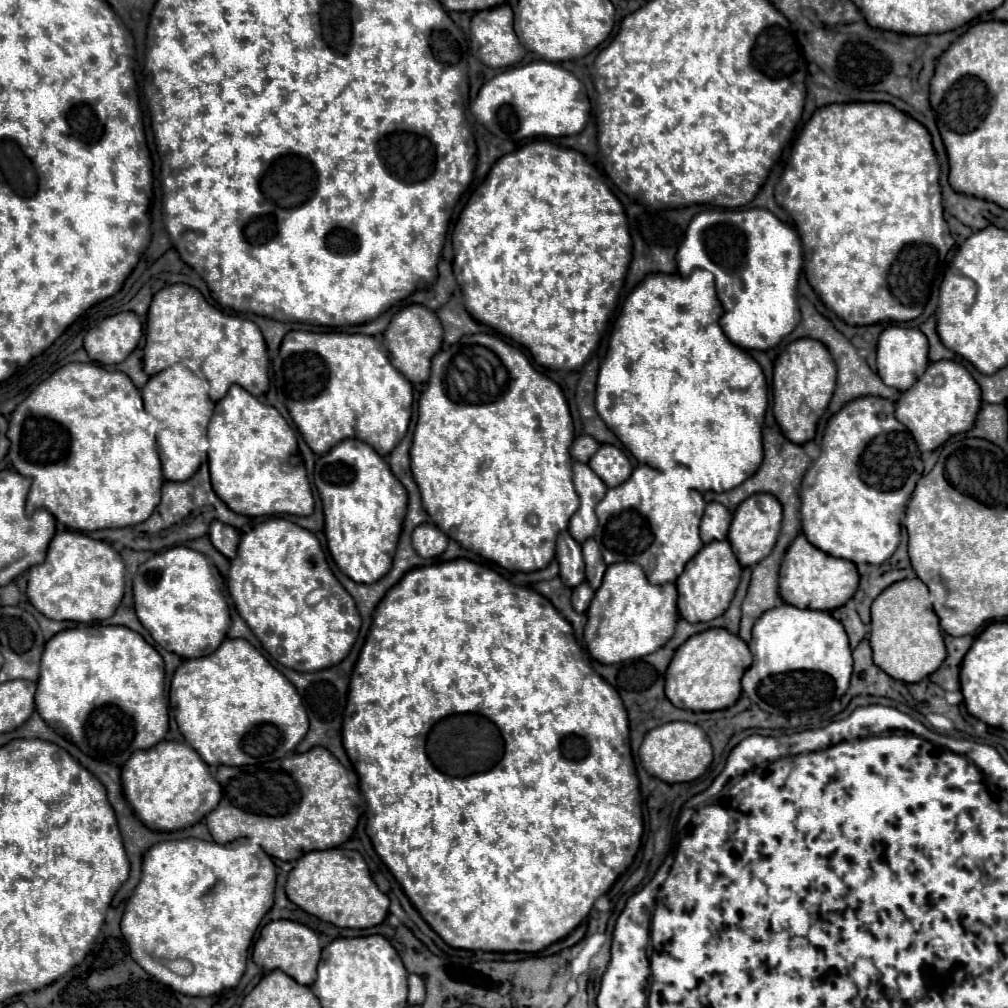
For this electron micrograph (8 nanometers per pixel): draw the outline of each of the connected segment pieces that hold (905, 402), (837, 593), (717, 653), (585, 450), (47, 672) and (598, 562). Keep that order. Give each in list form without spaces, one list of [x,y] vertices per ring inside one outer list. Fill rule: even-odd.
[[[940,360],[932,362],[916,384],[902,392],[896,402],[896,418],[912,432],[918,449],[926,452],[936,450],[954,434],[972,430],[980,404],[980,386],[970,372],[960,362]]]
[[[800,534],[790,548],[780,566],[780,596],[784,602],[796,608],[812,610],[834,610],[844,606],[858,588],[858,570],[850,560],[834,558],[812,546],[804,534]]]
[[[710,628],[688,638],[674,654],[666,672],[666,696],[676,708],[712,712],[730,708],[740,698],[740,678],[752,666],[746,642],[726,628]]]
[[[582,434],[582,436],[578,436],[578,438],[574,440],[574,444],[572,444],[572,458],[578,460],[578,462],[588,462],[590,456],[598,450],[598,446],[600,446],[600,444],[598,444],[592,436]]]
[[[90,624],[54,634],[44,648],[36,710],[60,736],[74,742],[86,756],[122,766],[136,750],[148,750],[168,732],[168,704],[164,698],[164,660],[138,632],[126,626]]]
[[[588,538],[588,540],[582,544],[582,550],[584,550],[584,562],[586,562],[586,580],[588,580],[588,584],[596,590],[596,588],[600,586],[600,582],[602,582],[606,564],[604,564],[604,560],[602,560],[600,548],[596,546],[596,540],[594,540],[594,538]]]

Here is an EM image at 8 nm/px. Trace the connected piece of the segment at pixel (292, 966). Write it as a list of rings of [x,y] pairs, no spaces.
[[[276,920],[276,922],[268,922],[260,930],[260,936],[252,950],[252,960],[266,972],[282,970],[288,976],[292,976],[298,984],[310,986],[316,980],[316,966],[320,962],[320,952],[322,952],[320,940],[314,934],[314,930],[310,930],[308,926],[304,926],[300,922]]]

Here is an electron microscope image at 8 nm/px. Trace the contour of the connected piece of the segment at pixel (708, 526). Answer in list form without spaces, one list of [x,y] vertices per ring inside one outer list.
[[[710,502],[700,522],[702,542],[708,544],[712,540],[726,540],[730,522],[732,522],[732,514],[720,502]]]

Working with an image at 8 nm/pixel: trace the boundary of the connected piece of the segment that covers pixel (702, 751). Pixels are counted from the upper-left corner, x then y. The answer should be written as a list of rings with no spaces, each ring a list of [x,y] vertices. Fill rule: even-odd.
[[[668,722],[644,736],[644,742],[638,752],[640,764],[650,776],[656,776],[668,784],[692,782],[700,778],[712,762],[712,746],[706,732],[690,722]]]

